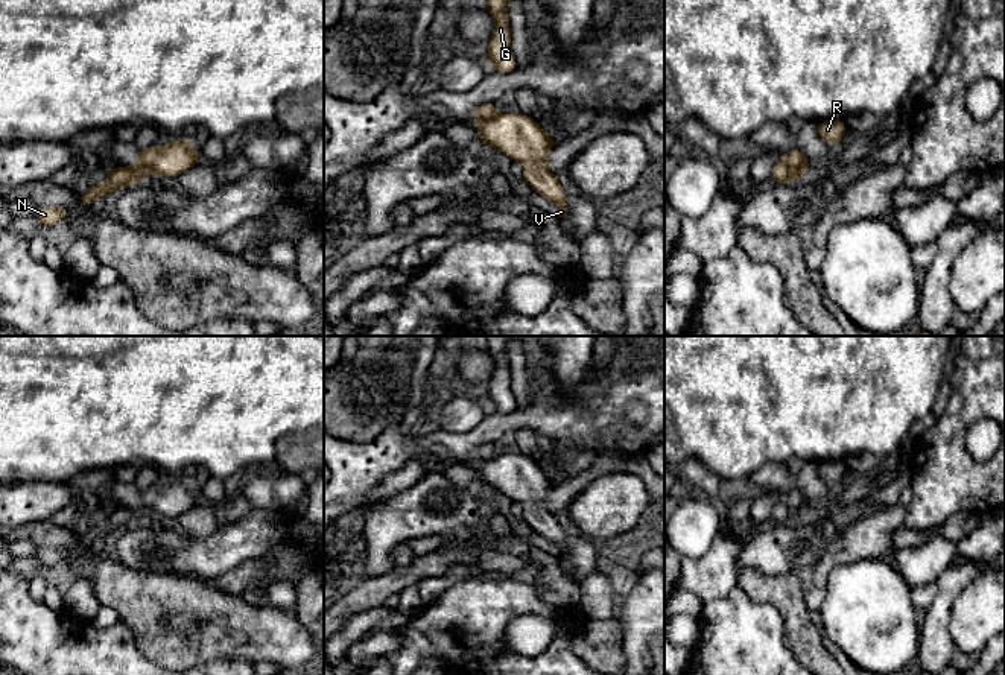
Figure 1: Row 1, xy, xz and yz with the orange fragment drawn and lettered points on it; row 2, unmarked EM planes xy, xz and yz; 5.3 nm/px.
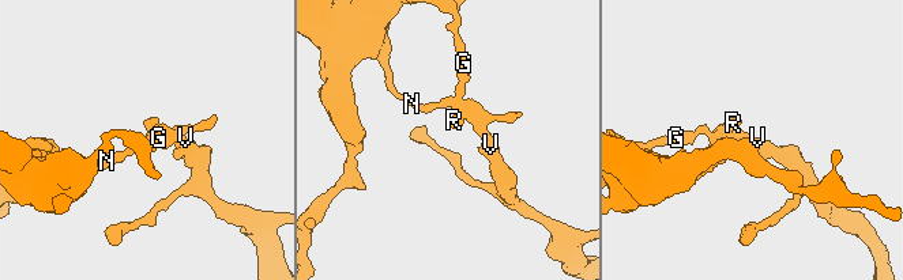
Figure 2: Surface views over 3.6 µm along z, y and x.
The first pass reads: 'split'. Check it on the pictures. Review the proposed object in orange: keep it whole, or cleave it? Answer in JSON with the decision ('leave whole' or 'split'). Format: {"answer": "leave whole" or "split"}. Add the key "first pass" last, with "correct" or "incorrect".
{"answer": "split", "first pass": "correct"}

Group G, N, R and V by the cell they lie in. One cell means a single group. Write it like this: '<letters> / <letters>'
G N / R V

